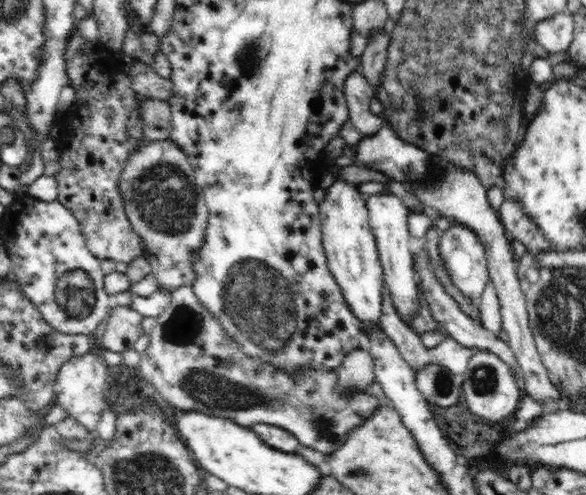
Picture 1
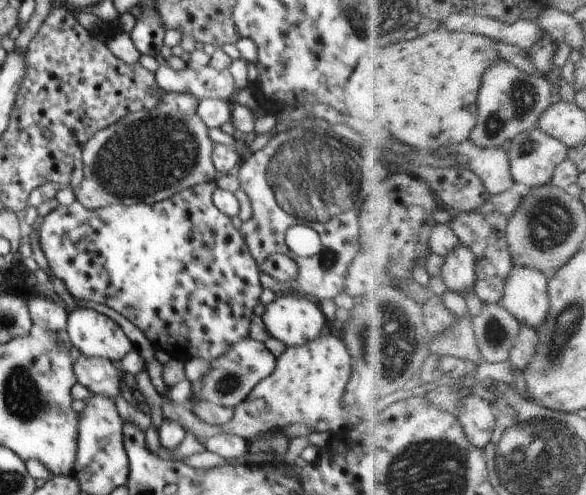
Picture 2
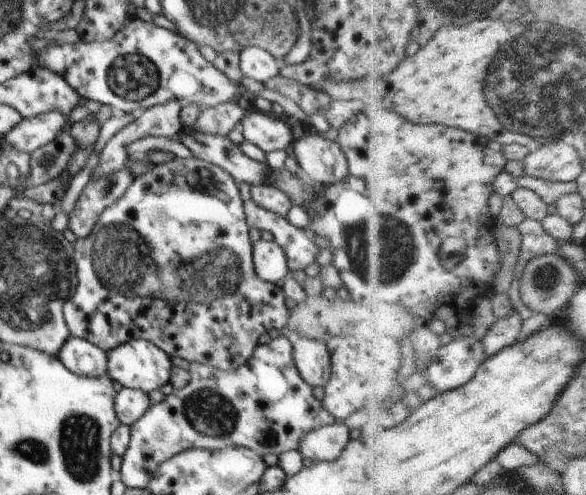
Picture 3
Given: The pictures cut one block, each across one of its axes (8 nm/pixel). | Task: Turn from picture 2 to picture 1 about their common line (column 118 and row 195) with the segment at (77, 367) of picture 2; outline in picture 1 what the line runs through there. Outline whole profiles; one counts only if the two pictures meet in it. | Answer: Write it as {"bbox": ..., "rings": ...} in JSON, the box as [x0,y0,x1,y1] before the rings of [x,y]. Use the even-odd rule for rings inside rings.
{"bbox":[364,193,421,320],"rings":[[[380,193],[364,198],[379,253],[379,262],[383,269],[383,280],[390,291],[390,300],[402,320],[412,320],[418,314],[421,300],[417,288],[417,274],[413,266],[413,254],[410,252],[409,212],[403,200],[393,193]]]}

